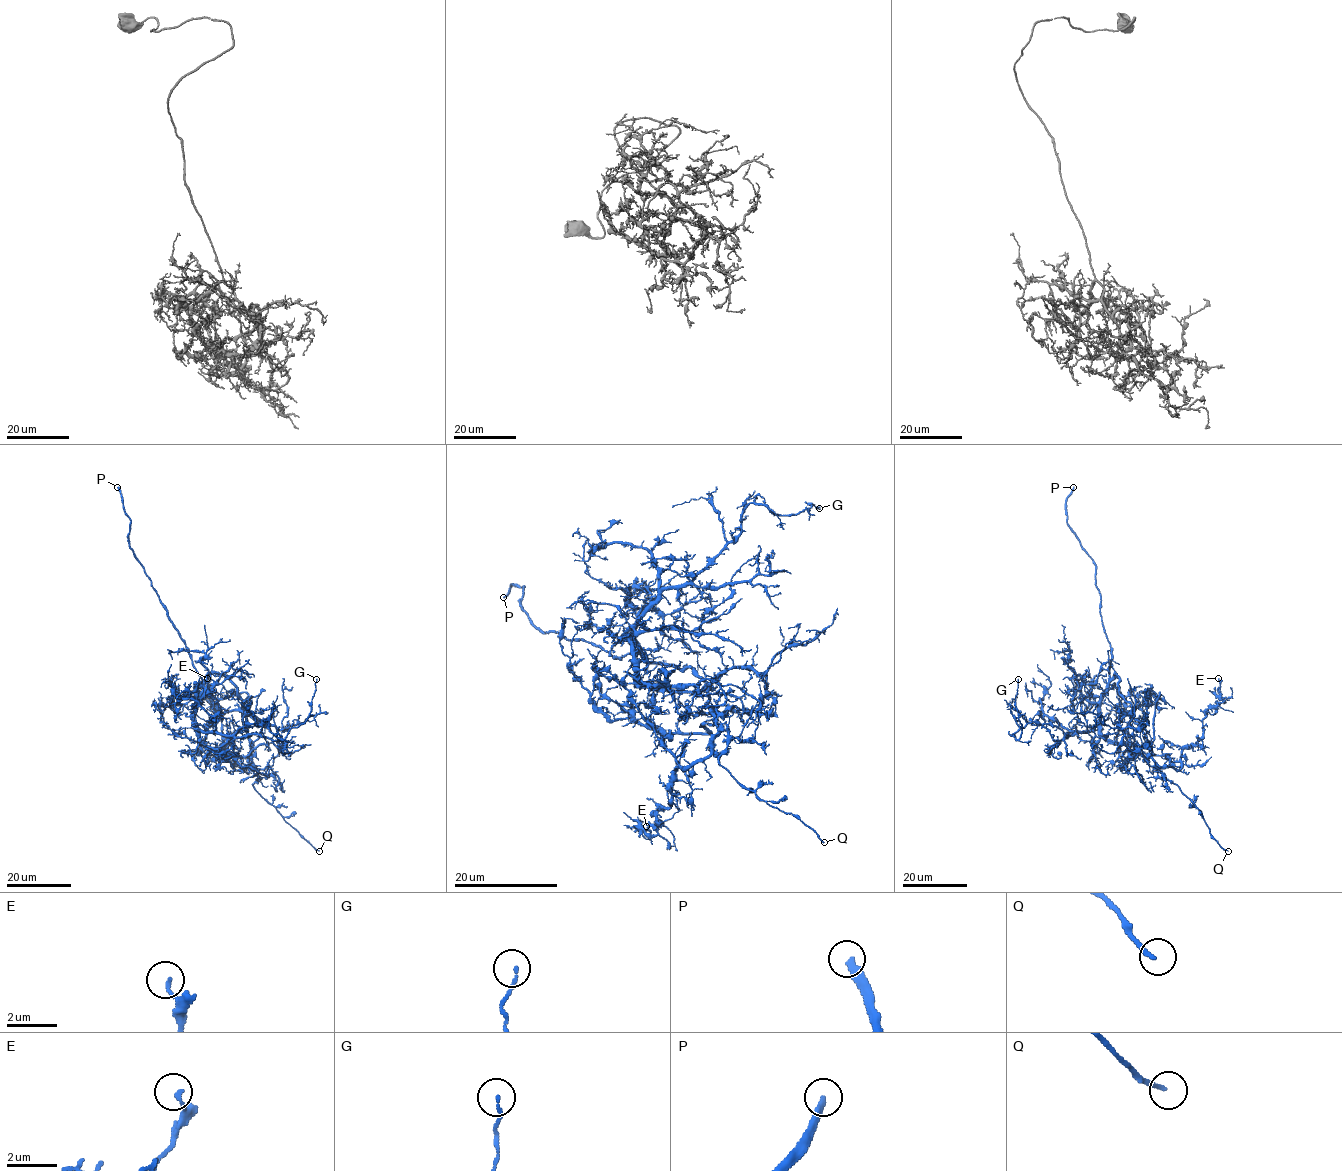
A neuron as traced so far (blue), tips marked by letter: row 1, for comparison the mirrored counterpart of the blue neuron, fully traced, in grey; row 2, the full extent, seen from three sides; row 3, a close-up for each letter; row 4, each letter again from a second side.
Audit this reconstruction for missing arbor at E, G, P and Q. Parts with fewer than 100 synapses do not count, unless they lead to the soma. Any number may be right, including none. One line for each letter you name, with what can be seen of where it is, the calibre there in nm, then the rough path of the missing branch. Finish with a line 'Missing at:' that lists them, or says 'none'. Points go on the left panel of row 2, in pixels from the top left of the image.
P: Place: (117, 487). Thickness 300 nm
Missing at: P

